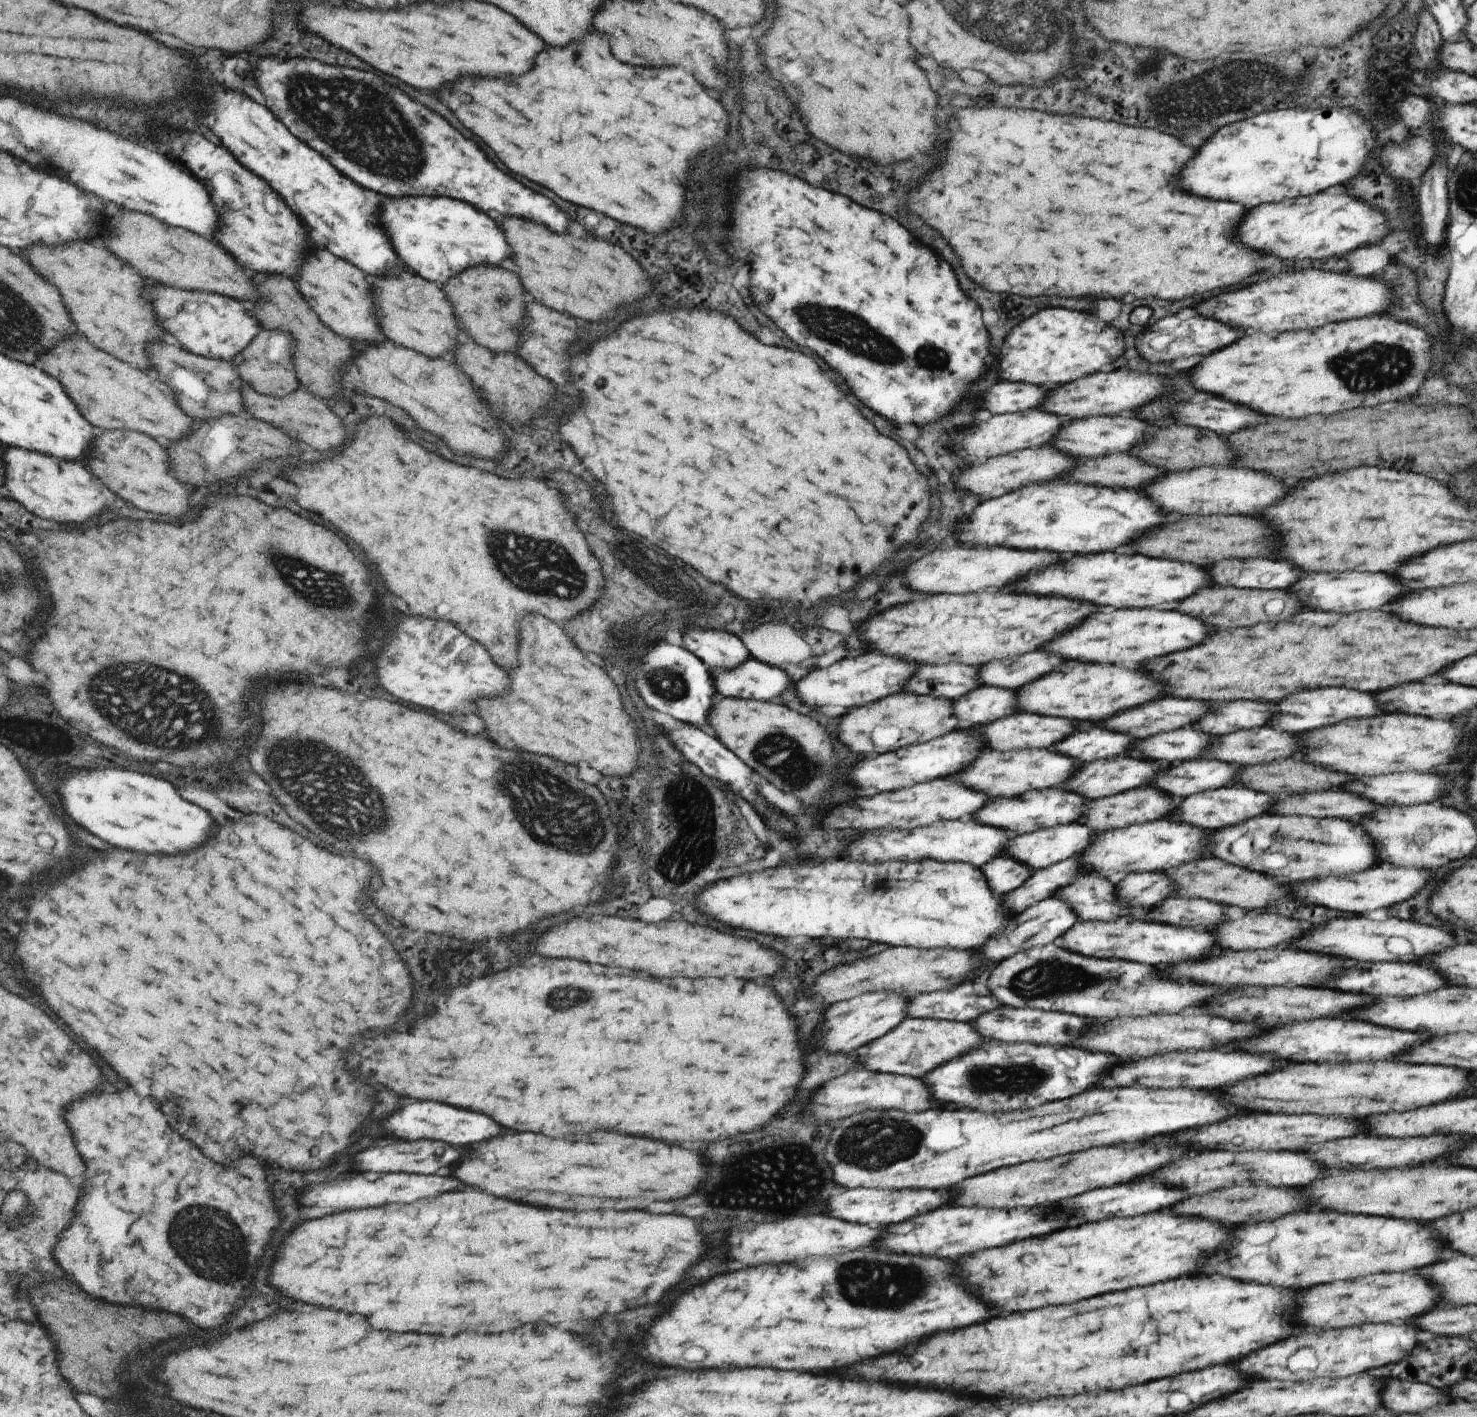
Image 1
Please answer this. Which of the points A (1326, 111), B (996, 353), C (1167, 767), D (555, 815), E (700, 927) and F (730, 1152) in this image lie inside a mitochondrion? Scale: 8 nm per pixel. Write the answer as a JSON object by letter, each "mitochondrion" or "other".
{"A":"other","B":"other","C":"other","D":"mitochondrion","E":"other","F":"mitochondrion"}

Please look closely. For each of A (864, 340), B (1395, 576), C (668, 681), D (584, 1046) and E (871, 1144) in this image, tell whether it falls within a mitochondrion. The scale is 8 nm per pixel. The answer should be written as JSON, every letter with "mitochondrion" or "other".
{"A":"mitochondrion","B":"other","C":"mitochondrion","D":"other","E":"mitochondrion"}

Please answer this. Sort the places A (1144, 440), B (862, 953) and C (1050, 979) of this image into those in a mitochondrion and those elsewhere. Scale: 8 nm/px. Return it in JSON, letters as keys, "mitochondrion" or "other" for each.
{"A":"other","B":"other","C":"mitochondrion"}

